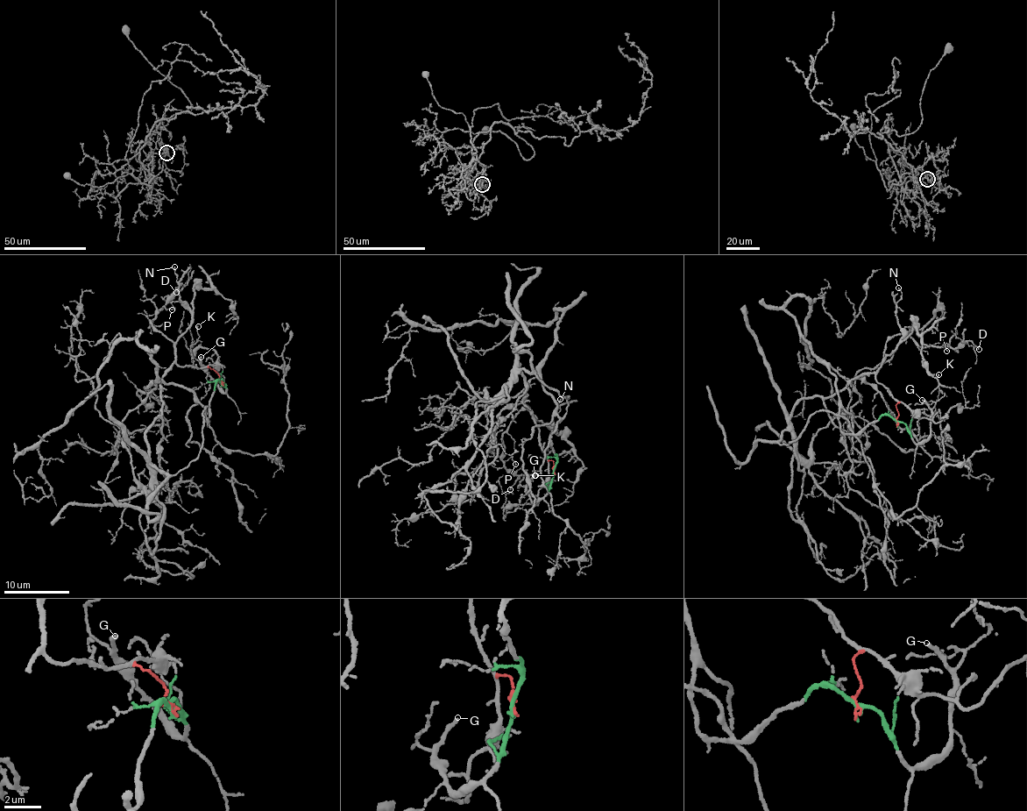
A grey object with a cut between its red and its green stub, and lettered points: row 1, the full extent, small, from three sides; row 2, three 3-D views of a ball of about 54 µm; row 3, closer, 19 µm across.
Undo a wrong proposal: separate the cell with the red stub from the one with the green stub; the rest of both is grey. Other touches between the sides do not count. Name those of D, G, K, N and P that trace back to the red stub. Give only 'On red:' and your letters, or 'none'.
On red: D, N, P

